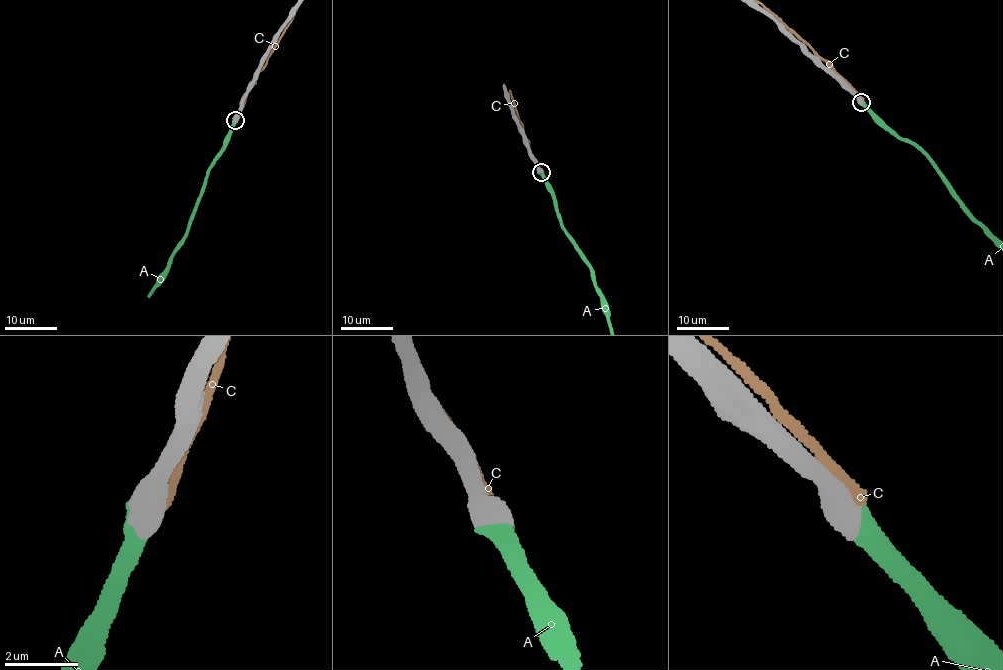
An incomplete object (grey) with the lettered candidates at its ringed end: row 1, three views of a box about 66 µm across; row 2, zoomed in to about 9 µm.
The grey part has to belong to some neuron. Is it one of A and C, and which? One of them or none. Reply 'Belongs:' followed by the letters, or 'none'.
Belongs: A

